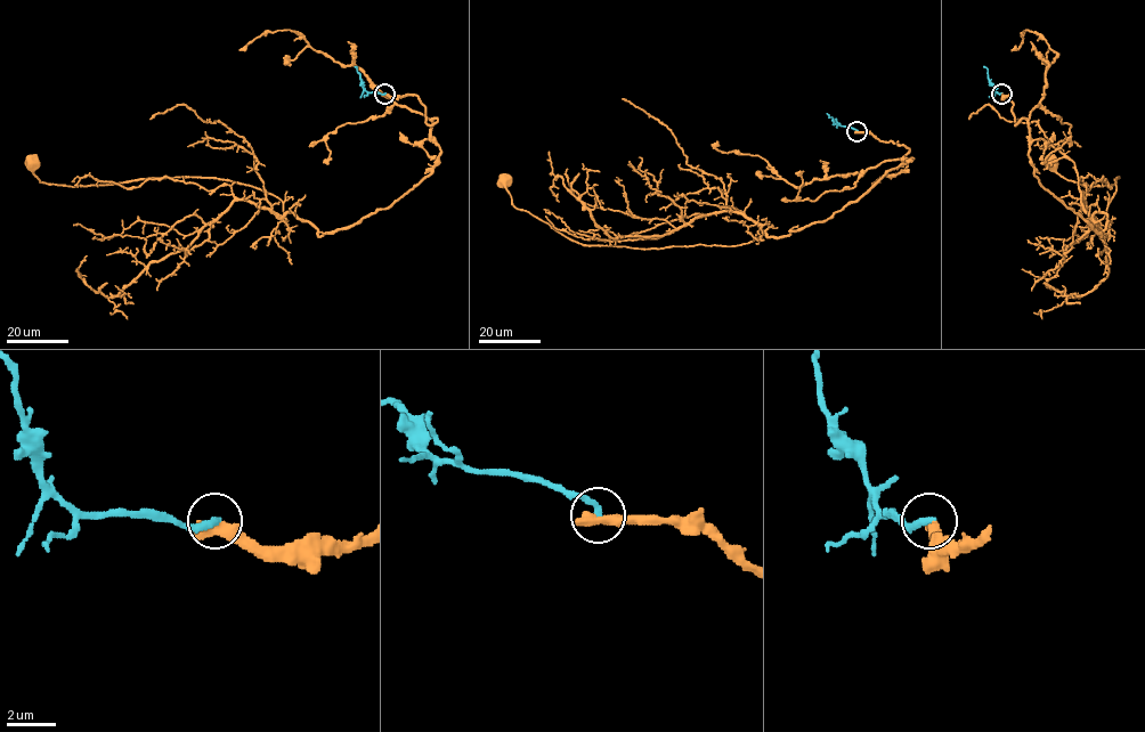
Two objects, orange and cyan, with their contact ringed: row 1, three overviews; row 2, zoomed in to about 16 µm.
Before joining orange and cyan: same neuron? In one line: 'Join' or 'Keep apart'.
Keep apart

